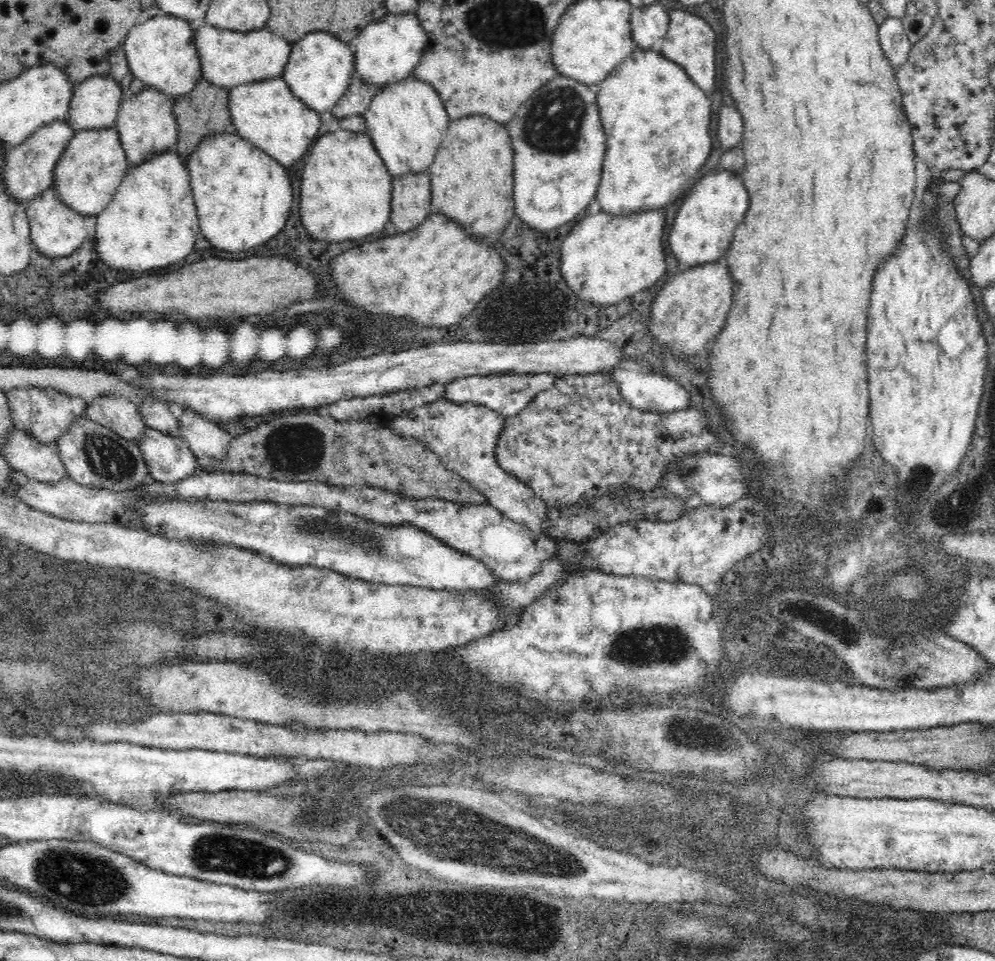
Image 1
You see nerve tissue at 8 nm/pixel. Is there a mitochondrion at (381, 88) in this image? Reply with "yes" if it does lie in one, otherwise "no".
no

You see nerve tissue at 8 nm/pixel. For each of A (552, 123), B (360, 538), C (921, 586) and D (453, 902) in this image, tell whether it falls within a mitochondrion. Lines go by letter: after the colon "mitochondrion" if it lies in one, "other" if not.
A: mitochondrion
B: mitochondrion
C: mitochondrion
D: other

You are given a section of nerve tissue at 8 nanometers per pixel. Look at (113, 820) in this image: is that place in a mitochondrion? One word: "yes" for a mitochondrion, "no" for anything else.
no

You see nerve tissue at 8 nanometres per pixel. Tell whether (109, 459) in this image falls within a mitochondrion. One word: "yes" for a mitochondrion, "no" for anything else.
yes

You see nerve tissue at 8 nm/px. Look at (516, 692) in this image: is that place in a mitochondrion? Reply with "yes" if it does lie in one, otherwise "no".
no

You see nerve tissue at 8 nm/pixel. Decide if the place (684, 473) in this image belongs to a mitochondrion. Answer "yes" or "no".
yes

